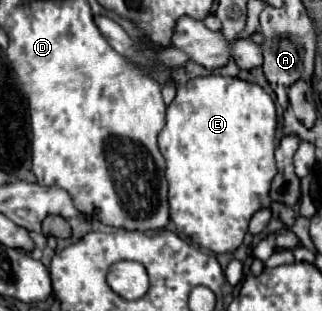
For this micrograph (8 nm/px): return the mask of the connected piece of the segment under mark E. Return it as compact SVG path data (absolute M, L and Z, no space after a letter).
M208 75L196 77L176 91L166 113L166 125L158 135L158 145L166 159L170 219L182 235L214 253L232 253L242 245L252 215L258 209L270 207L270 183L276 175L274 131L274 101L256 83Z

